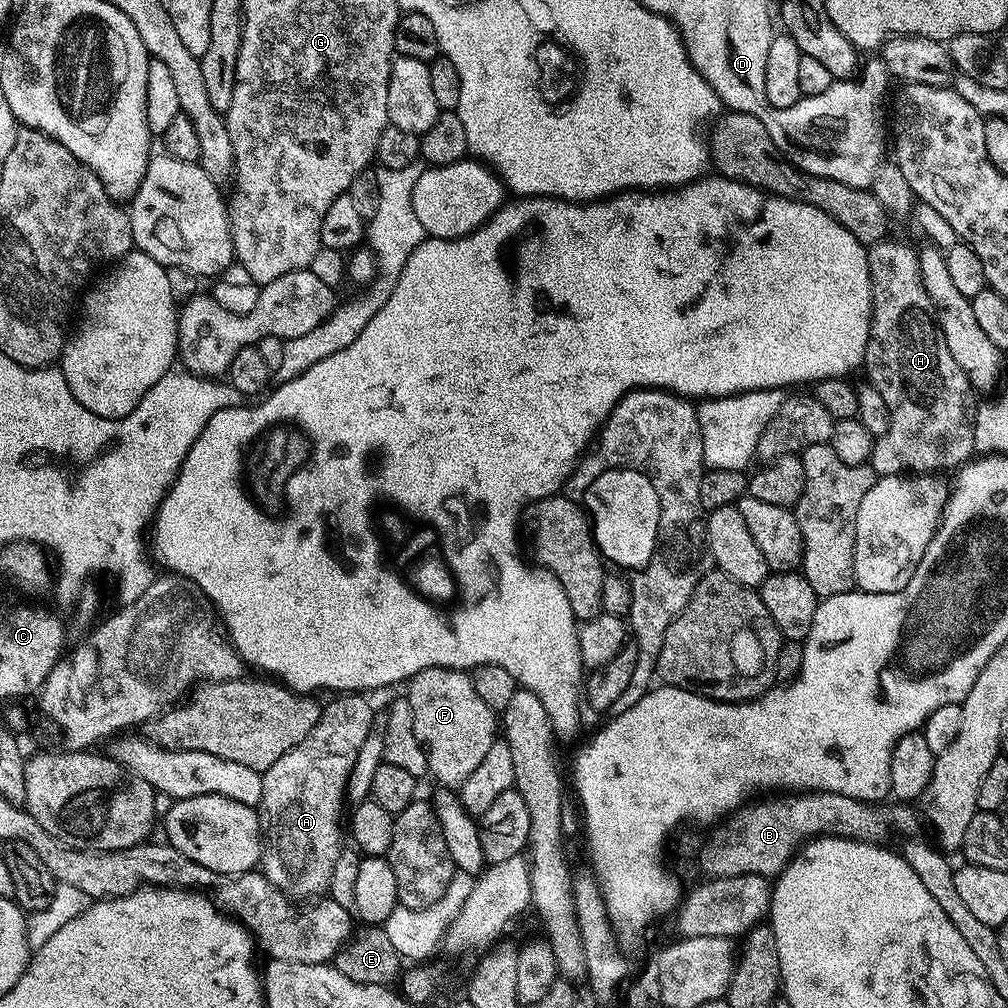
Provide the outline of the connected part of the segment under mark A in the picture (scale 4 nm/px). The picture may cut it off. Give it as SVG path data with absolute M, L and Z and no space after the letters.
M340 694L323 705L320 720L298 746L274 762L262 773L262 798L258 805L260 818L260 864L264 877L280 892L293 901L320 898L328 891L330 874L342 847L340 841L340 811L346 807L347 780L351 768L370 731L373 705L368 705L364 694Z

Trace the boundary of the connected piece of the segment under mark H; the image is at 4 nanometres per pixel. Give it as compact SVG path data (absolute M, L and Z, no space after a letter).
M885 238L868 248L868 269L872 279L872 321L864 351L862 372L868 375L874 391L880 395L883 411L888 413L886 434L875 437L870 467L877 477L901 474L936 474L939 468L959 469L969 463L976 452L974 389L966 374L954 362L950 346L940 333L937 313L920 277L917 249L907 248L893 238Z

